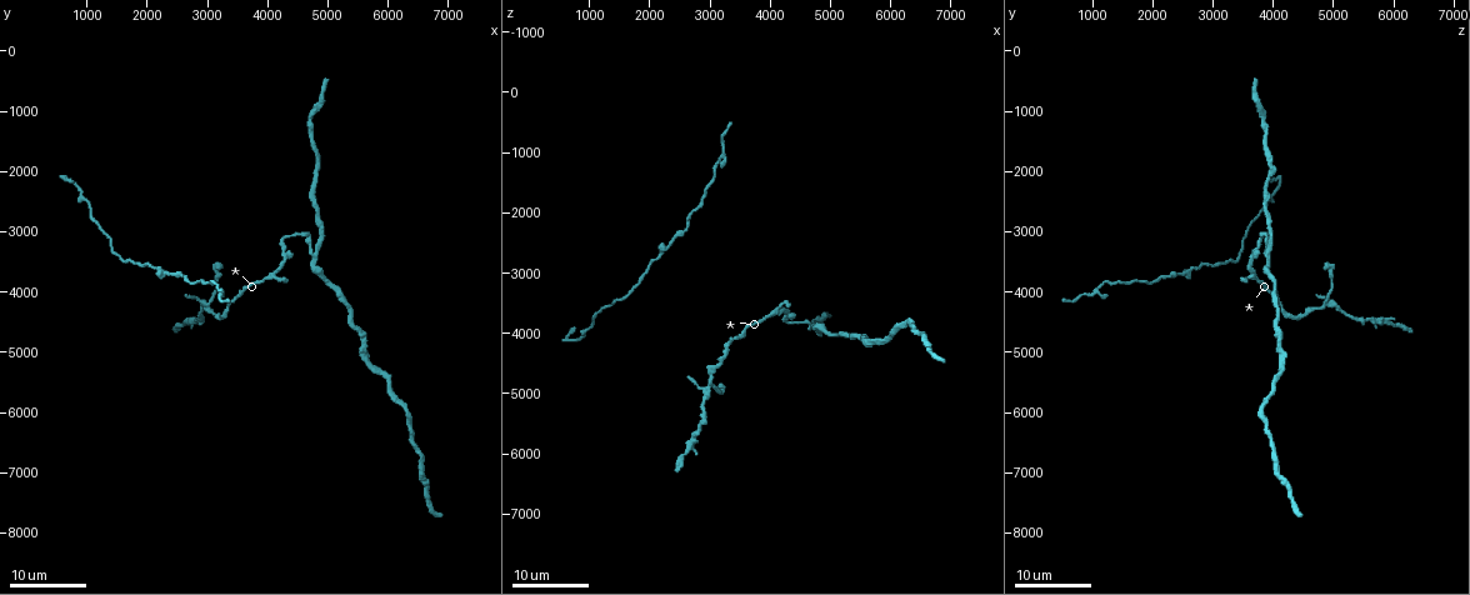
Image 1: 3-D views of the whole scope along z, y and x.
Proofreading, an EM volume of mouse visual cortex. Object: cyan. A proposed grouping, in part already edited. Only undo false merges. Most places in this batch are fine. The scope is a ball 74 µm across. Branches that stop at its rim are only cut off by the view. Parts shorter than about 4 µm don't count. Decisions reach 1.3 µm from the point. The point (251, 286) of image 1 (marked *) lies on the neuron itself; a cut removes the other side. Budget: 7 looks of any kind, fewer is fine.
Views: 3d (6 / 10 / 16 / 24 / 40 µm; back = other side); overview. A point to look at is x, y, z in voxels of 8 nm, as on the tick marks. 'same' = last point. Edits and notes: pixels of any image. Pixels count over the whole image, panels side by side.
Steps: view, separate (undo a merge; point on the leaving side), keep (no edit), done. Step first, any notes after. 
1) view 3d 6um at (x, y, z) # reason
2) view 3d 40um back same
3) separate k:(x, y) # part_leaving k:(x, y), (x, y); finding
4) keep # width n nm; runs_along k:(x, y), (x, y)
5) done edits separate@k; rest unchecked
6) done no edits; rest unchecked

view 3d 16um at (3100, 3800, 1150) # thin neck

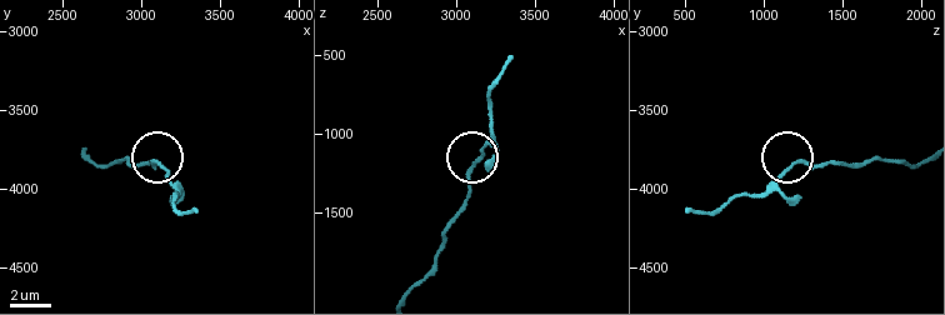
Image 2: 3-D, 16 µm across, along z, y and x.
view 3d 10um at (3120, 3860, 1180) # zoom in

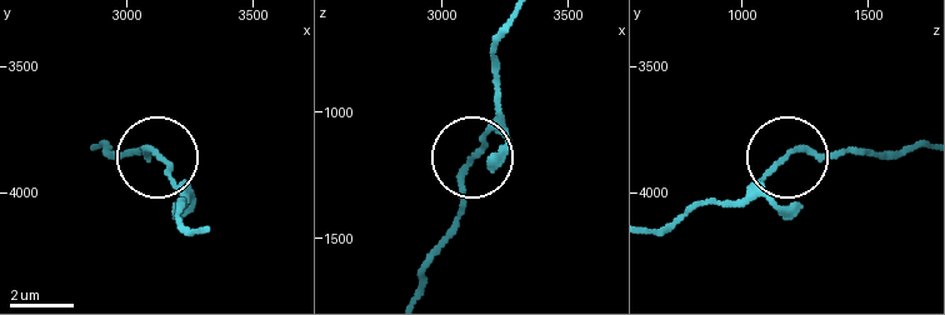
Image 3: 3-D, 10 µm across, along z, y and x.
keep # all the same neuron

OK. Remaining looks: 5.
view 3d 24um at (2950, 4150, 4900) # three-way junction

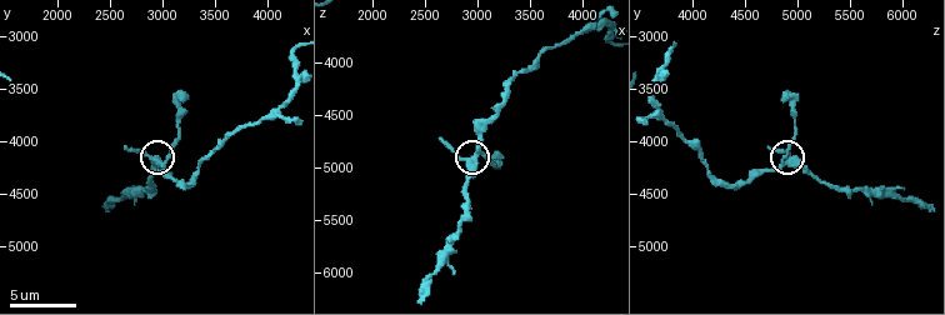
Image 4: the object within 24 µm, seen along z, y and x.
view 3d 6um at (2920, 4180, 4960)

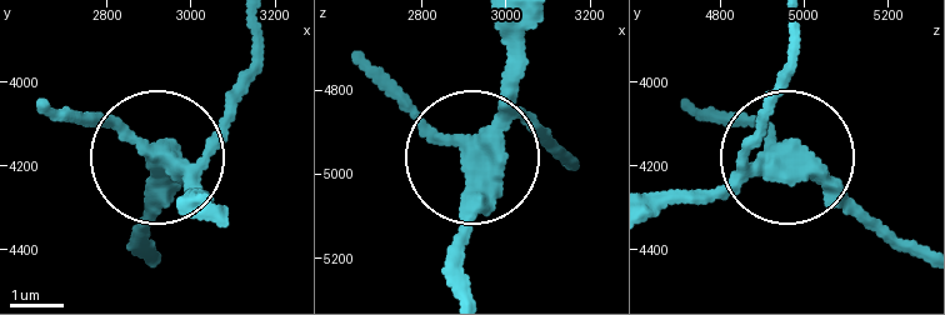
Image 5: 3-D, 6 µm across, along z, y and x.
keep # side_arm 13 um; runs_along 5:(531, 31), (514, 111), (478, 165), (464, 286); all the same neuron

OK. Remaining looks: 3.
view 3d 10um at (3560, 4000, 4000) # thick turns thin

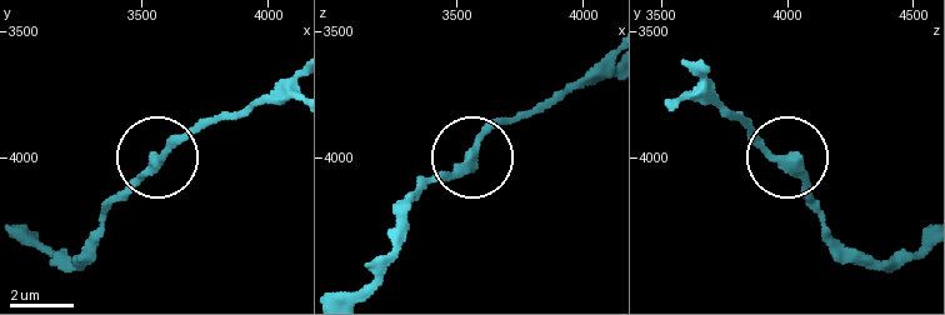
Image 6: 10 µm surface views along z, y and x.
view 3d 10um back at (3570, 4020, 3960)

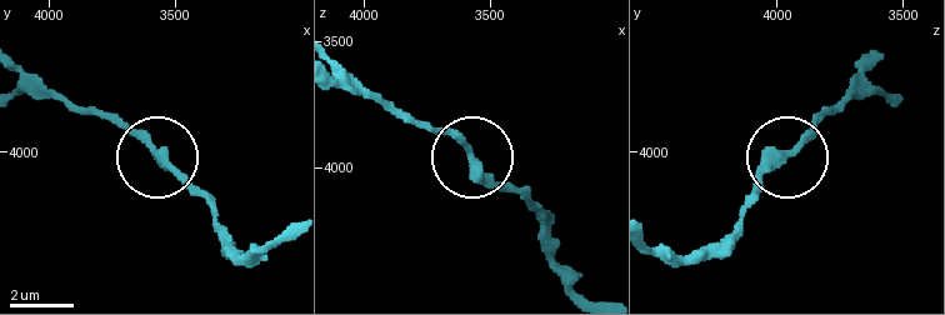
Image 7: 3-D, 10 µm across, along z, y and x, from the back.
keep # runs_along 7:(119, 129), (210, 206); continuous, no second neuron

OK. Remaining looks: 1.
done no edits; rest unchecked

